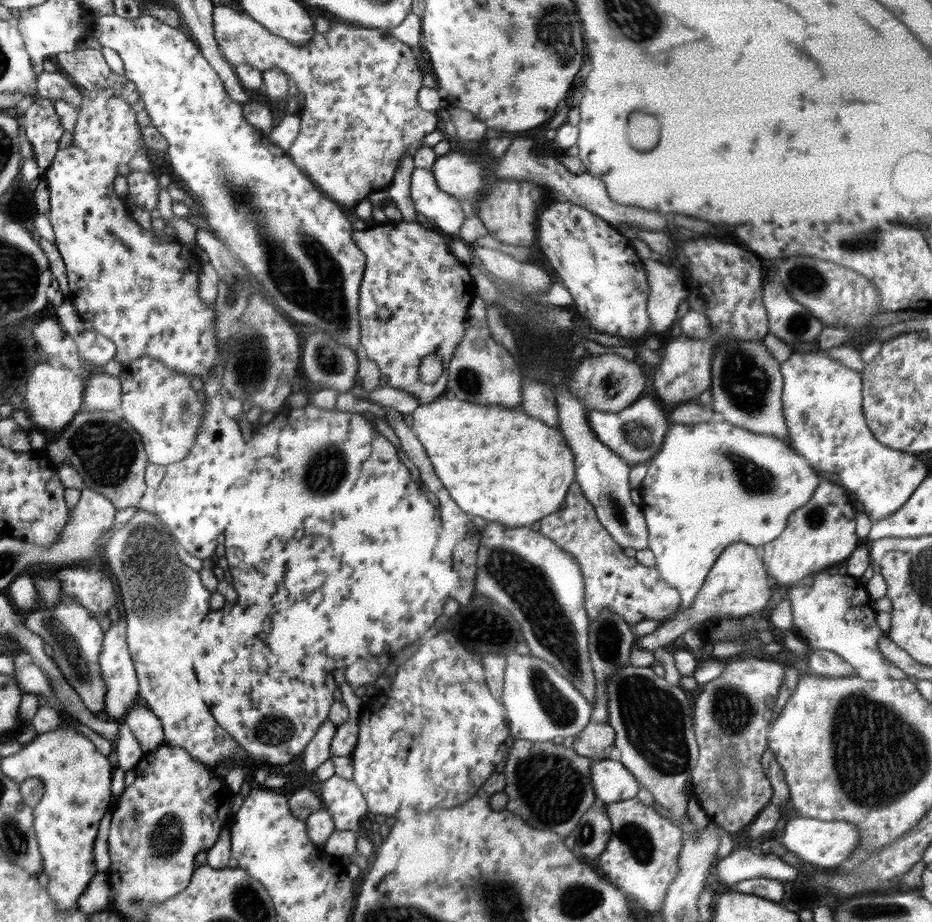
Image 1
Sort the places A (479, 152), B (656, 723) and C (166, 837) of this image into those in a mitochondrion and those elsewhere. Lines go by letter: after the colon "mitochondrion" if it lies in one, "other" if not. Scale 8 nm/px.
A: other
B: mitochondrion
C: mitochondrion

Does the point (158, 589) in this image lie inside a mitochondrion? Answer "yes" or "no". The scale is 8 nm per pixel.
yes

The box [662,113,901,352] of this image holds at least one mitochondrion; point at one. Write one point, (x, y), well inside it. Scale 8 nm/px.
(808, 276)

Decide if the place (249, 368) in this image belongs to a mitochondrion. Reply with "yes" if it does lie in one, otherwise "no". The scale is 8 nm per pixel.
yes

